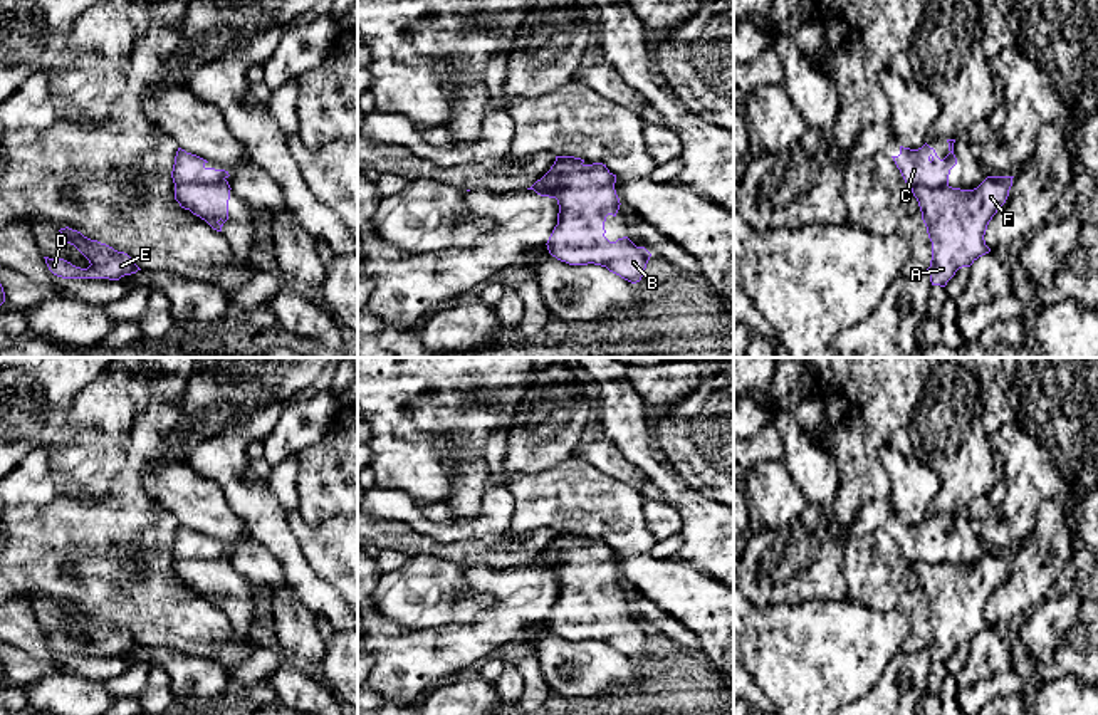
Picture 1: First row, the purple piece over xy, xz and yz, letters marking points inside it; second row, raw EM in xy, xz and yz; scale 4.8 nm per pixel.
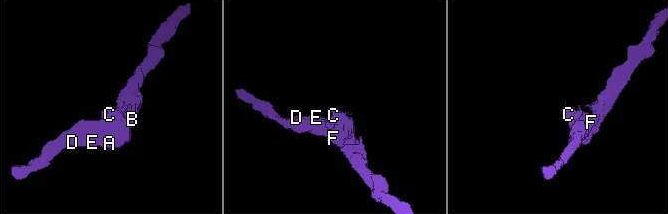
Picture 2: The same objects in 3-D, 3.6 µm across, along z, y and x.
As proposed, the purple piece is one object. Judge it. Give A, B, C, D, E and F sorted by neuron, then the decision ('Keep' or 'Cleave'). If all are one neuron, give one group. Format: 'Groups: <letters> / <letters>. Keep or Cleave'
Groups: A B D E F / C. Cleave

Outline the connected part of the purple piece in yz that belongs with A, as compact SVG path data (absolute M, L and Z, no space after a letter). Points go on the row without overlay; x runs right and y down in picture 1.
M987 552L974 566L913 562L922 596L932 618L927 645L932 661L945 663L962 643L991 628L984 611L1006 579L1014 552Z

